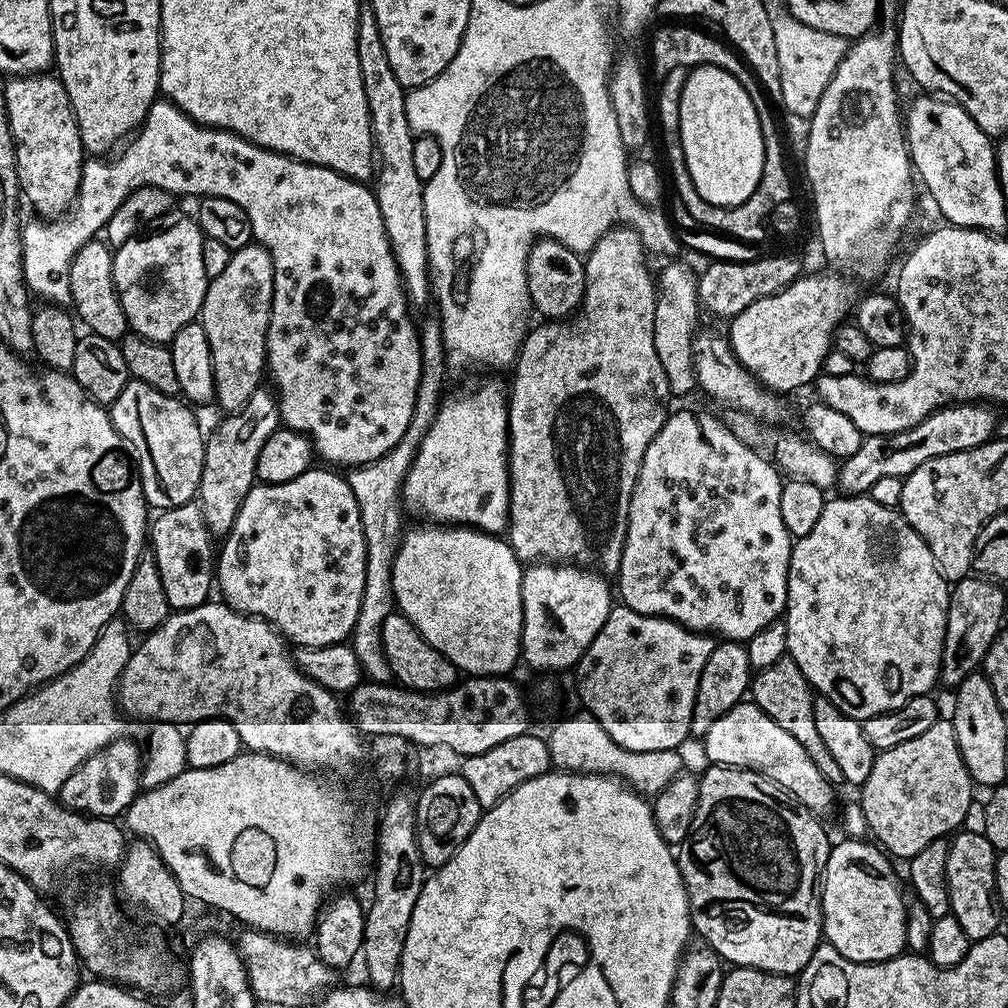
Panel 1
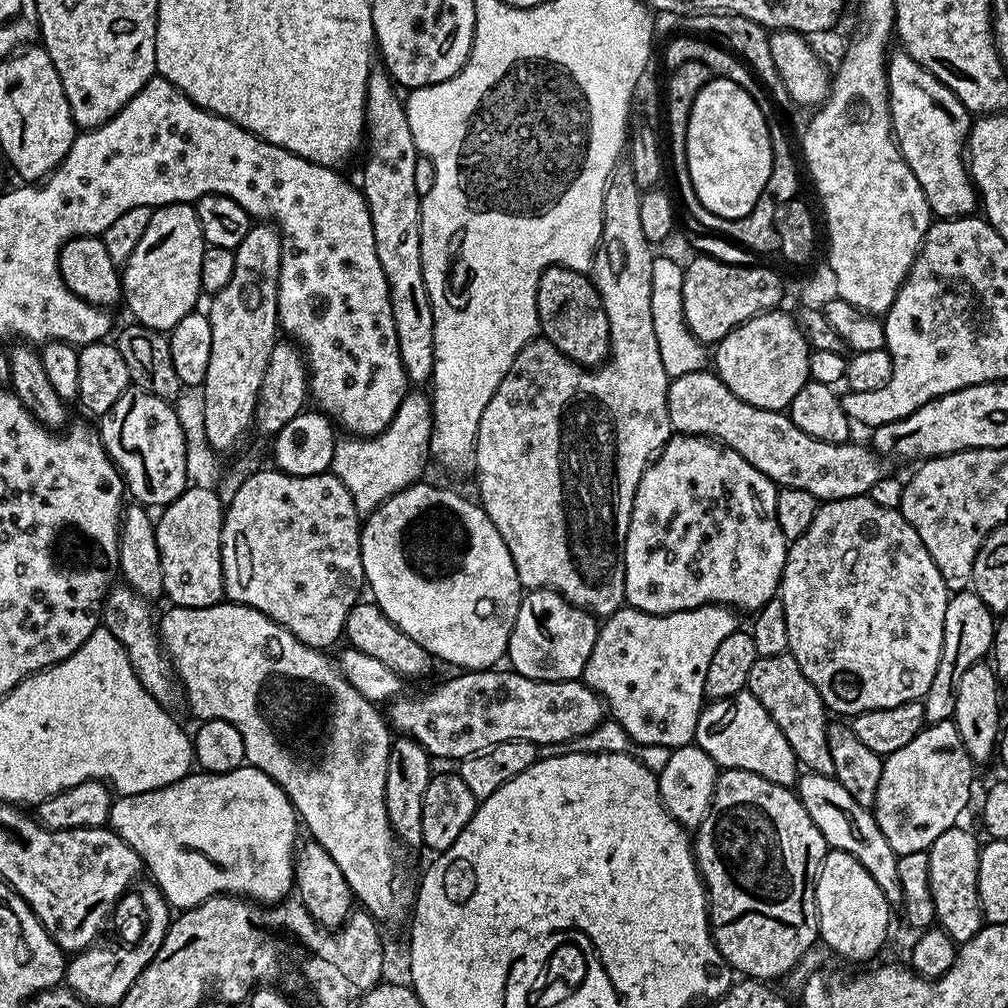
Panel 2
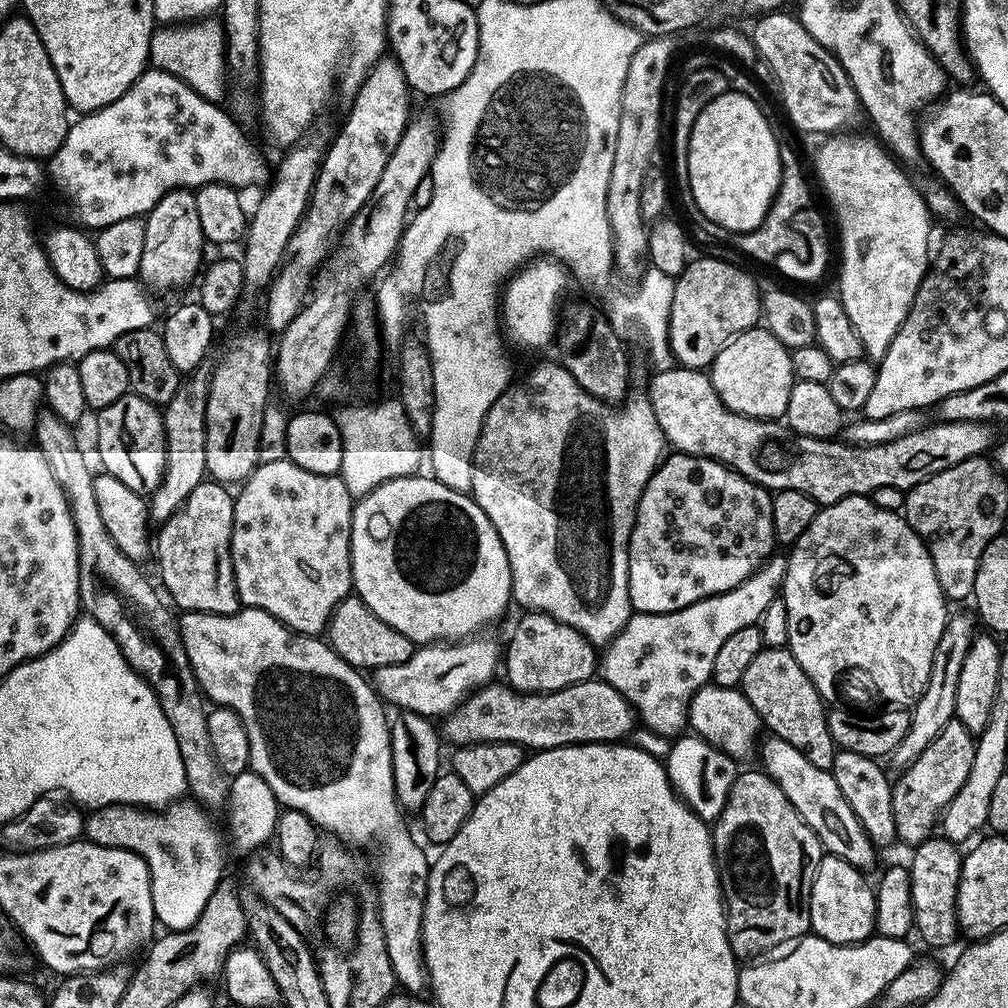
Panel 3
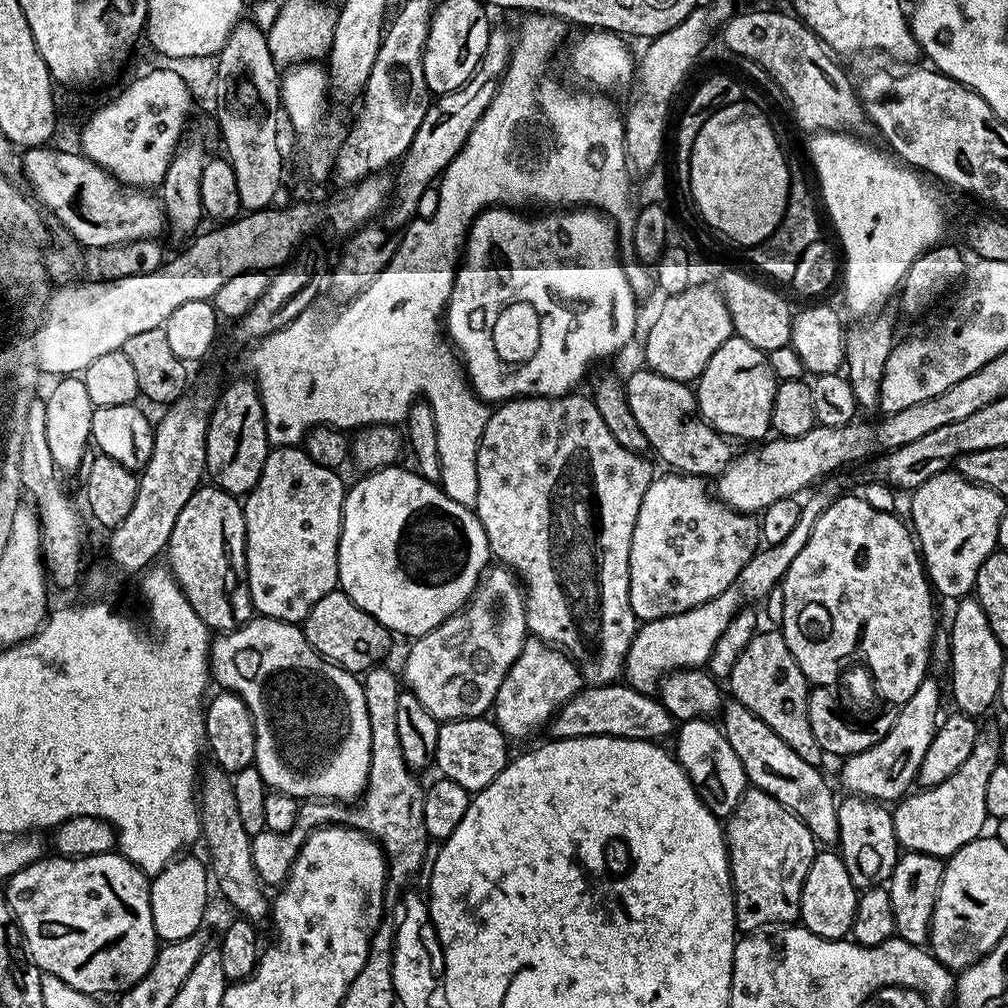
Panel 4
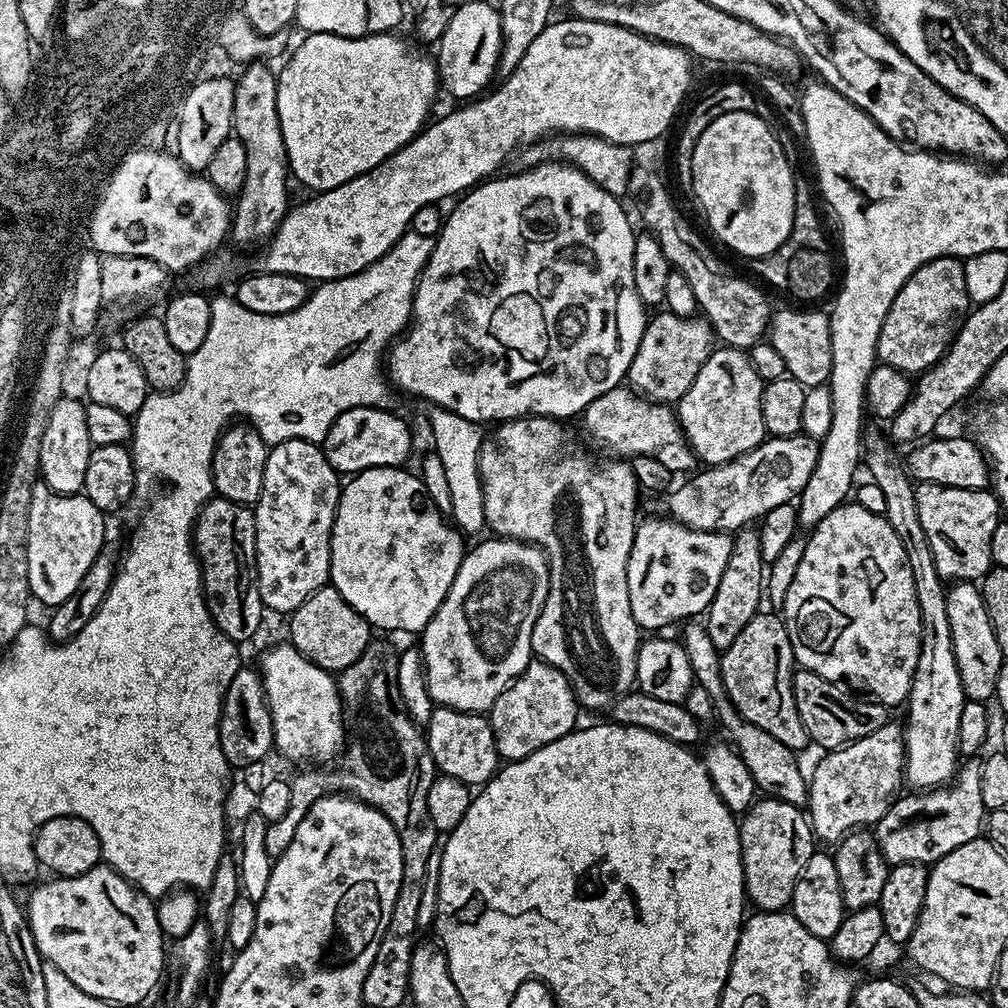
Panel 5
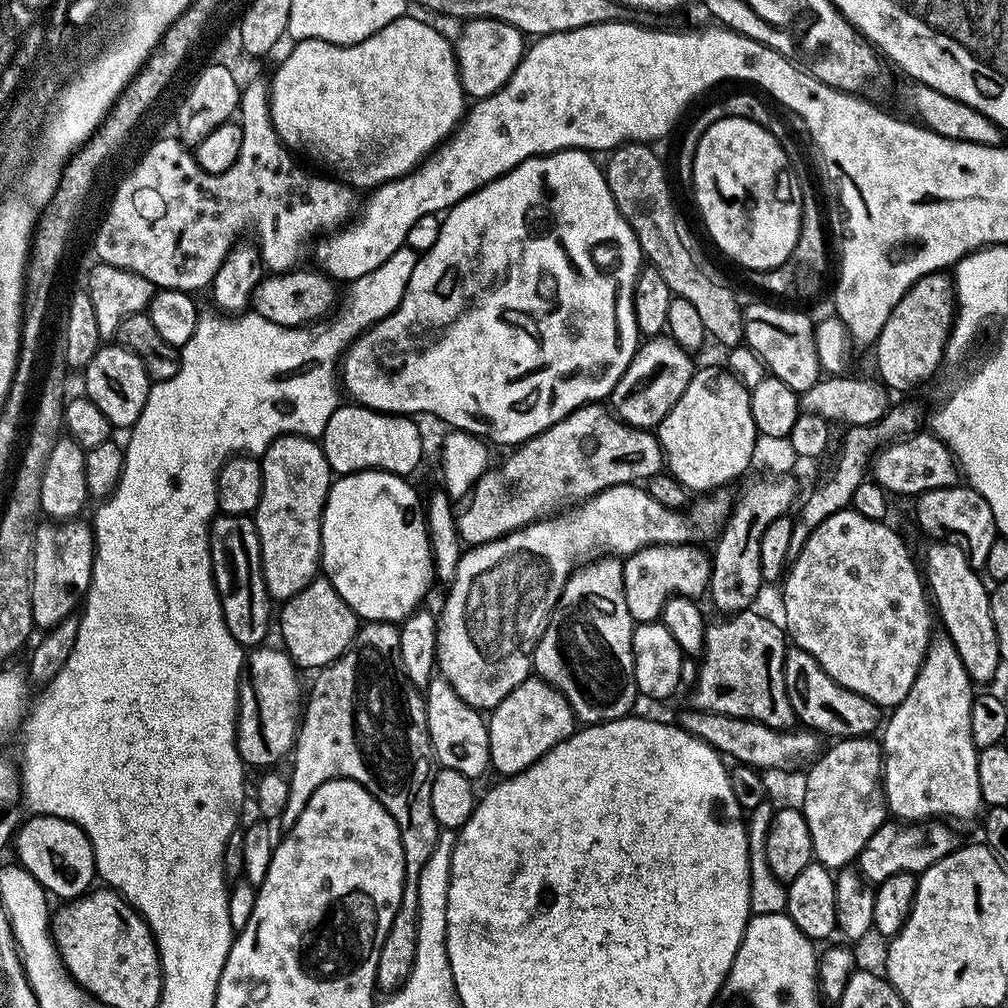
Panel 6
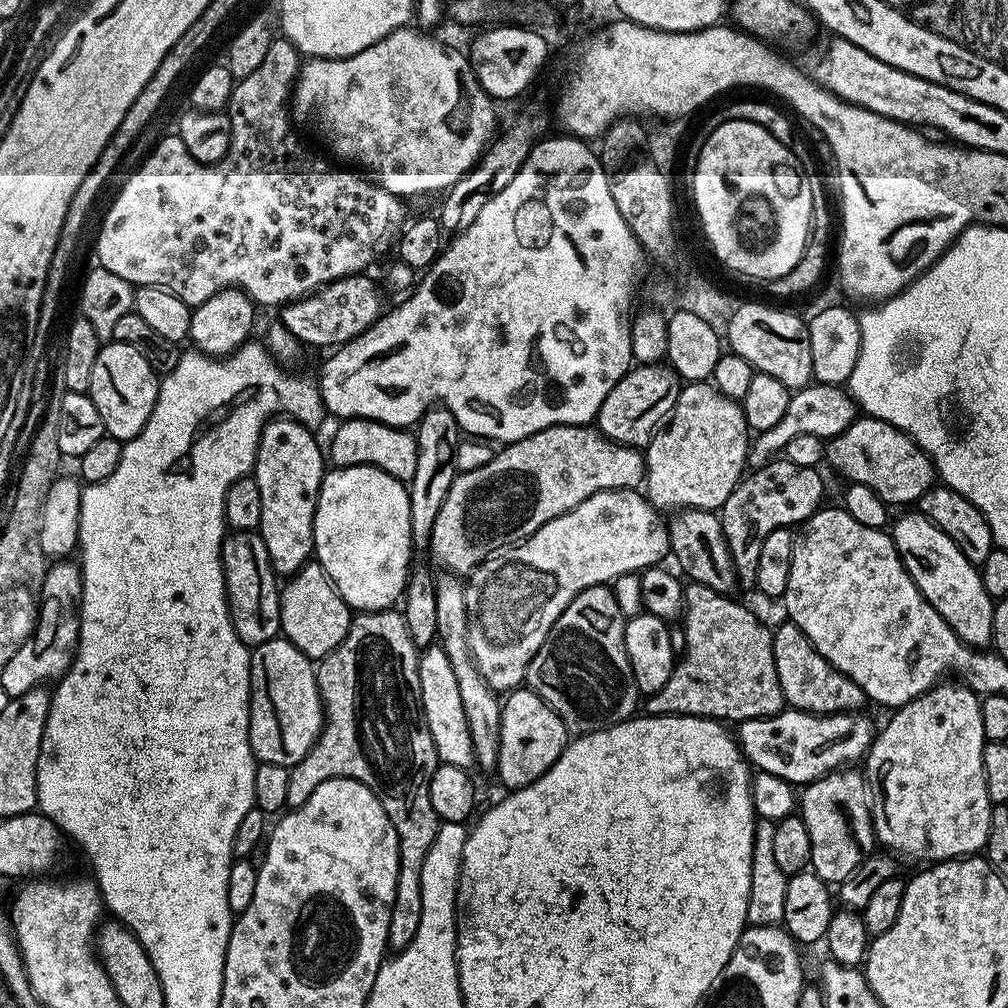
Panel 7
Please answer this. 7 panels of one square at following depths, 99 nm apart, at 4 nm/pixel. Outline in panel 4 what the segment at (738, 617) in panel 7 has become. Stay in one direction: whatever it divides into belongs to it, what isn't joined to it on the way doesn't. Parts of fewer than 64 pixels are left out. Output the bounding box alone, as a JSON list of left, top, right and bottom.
[730,631,826,765]

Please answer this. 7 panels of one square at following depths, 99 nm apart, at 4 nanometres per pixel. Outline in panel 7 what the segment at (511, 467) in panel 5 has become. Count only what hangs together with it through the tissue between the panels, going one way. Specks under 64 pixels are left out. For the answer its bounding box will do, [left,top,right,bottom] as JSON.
[527,584,638,733]

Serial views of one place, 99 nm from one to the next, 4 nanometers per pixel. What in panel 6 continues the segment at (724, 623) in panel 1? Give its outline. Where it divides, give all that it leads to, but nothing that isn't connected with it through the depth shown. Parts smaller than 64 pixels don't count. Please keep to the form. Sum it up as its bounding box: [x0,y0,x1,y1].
[623,544,712,624]

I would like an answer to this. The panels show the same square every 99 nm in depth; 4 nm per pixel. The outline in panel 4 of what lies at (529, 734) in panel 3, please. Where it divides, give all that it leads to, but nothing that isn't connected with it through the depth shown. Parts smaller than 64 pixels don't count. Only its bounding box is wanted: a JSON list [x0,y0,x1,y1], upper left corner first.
[550,682,674,742]

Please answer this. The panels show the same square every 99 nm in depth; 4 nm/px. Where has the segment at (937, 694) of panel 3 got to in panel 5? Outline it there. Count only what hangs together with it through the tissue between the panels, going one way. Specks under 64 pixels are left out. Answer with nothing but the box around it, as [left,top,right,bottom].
[806,722,906,842]

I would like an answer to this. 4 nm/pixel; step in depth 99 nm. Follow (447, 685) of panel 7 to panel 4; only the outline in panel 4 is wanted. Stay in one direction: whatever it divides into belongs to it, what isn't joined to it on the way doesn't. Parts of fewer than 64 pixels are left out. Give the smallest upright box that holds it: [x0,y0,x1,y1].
[434,716,509,794]

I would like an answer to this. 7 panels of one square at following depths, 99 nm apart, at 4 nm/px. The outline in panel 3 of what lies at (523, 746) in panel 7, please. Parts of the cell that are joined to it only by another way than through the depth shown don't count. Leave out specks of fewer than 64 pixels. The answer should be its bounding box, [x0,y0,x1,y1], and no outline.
[502,611,598,692]

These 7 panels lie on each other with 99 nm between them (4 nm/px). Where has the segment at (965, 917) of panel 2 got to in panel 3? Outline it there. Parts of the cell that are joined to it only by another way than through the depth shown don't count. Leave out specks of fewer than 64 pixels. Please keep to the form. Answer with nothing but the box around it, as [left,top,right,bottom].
[906,834,964,948]

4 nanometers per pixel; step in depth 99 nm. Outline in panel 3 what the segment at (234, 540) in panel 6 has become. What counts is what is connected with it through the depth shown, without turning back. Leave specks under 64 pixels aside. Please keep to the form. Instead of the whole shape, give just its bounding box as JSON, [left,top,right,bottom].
[154,478,242,616]

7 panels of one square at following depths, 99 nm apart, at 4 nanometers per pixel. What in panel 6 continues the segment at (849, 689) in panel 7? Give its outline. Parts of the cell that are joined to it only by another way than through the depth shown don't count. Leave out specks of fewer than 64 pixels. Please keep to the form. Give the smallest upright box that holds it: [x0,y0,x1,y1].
[784,646,882,738]

